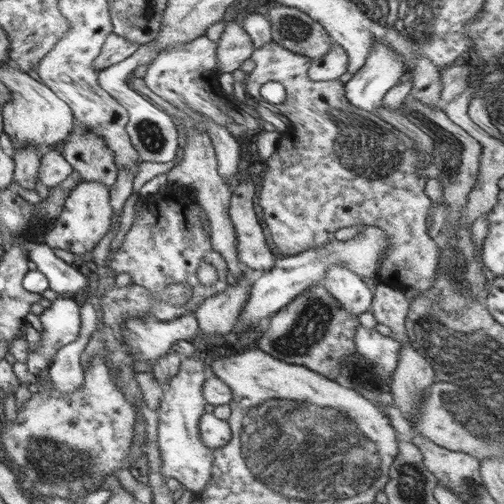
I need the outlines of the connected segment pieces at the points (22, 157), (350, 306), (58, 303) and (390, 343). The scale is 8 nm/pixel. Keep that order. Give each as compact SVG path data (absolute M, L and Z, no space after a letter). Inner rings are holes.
M24 146L20 150L14 150L12 158L15 162L13 178L29 192L35 195L36 180L39 178L42 150L34 146Z
M330 265L322 285L335 296L350 313L362 314L370 309L372 292L362 278L346 265Z
M60 296L45 303L45 309L39 316L43 326L42 331L38 331L42 333L40 346L36 350L28 350L26 358L32 374L38 375L41 370L49 368L60 347L74 342L80 336L80 308L71 296Z
M364 326L356 328L354 342L356 350L368 362L376 364L377 376L390 384L392 374L400 360L400 343L393 336L384 336L376 329Z

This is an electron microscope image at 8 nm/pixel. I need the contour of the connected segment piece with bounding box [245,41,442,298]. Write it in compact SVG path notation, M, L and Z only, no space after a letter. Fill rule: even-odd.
M274 41L255 48L251 59L254 70L246 74L247 95L258 100L262 84L280 82L287 96L286 101L275 107L292 121L292 127L281 134L276 152L265 161L258 202L278 250L285 256L300 254L332 242L340 228L359 224L374 226L388 237L380 279L407 292L411 298L424 295L438 276L442 255L427 234L426 220L432 201L424 192L426 178L392 172L384 178L368 180L342 168L334 149L340 130L330 117L330 108L360 114L370 122L378 122L381 117L352 105L345 98L345 86L339 81L310 81L308 65L311 61ZM306 122L308 126L300 126Z

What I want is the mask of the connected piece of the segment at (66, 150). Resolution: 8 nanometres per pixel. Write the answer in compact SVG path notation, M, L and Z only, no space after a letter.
M75 123L59 149L72 168L80 173L82 181L102 182L108 189L116 184L120 172L115 164L114 152L98 134L86 132Z

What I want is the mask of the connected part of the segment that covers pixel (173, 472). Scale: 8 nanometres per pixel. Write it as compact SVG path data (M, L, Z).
M182 356L176 376L163 391L162 400L155 408L158 413L158 447L162 455L162 475L176 478L195 496L204 493L210 484L214 449L206 447L200 437L200 416L205 413L206 399L202 386L206 380L204 366L198 357Z

